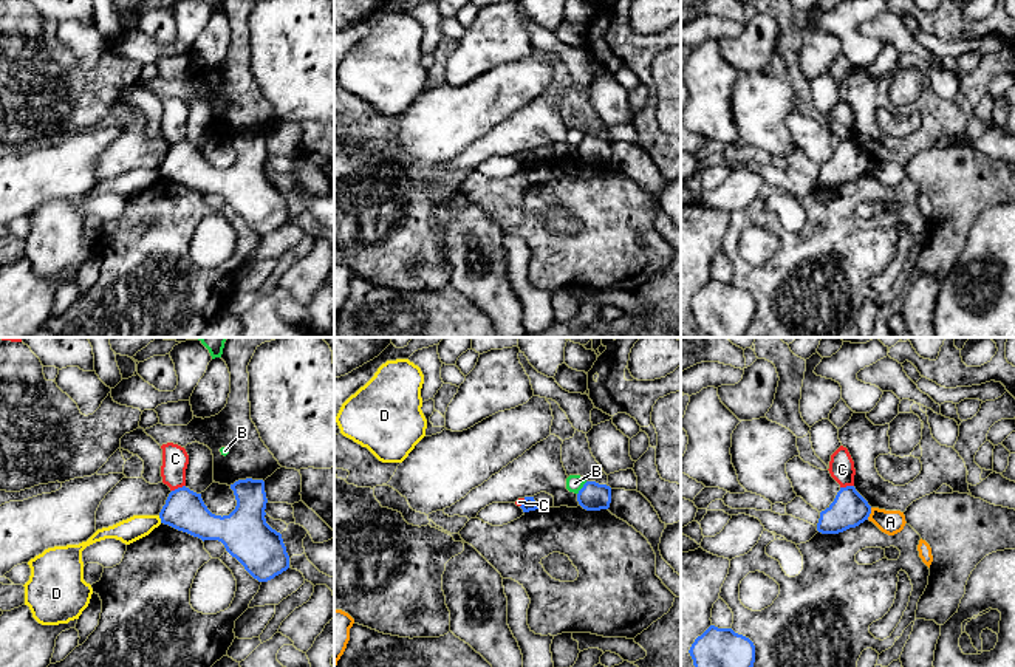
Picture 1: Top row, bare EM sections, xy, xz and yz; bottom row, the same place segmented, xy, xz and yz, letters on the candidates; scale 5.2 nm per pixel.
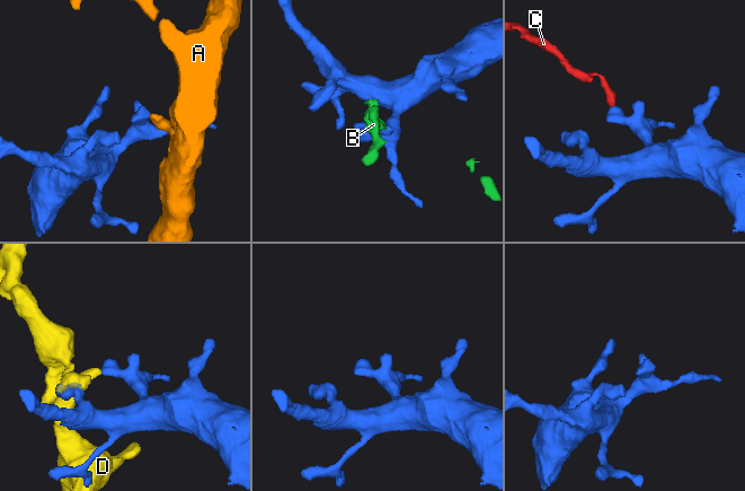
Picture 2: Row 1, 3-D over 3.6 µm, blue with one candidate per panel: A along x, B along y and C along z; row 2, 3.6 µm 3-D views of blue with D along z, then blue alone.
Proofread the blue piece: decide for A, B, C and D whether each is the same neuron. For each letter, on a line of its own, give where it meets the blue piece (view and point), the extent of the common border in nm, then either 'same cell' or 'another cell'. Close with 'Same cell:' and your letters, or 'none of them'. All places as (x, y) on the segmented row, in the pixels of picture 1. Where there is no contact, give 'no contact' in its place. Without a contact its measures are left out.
A: yz (870, 513) | 70 nm | another cell
B: xz (582, 488) | 90 nm | another cell
C: xy (178, 488) | 80 nm | another cell
D: xy (160, 517) | 40 nm | another cell
Same cell: none of them

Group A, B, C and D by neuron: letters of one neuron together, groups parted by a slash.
A / B / C / D

